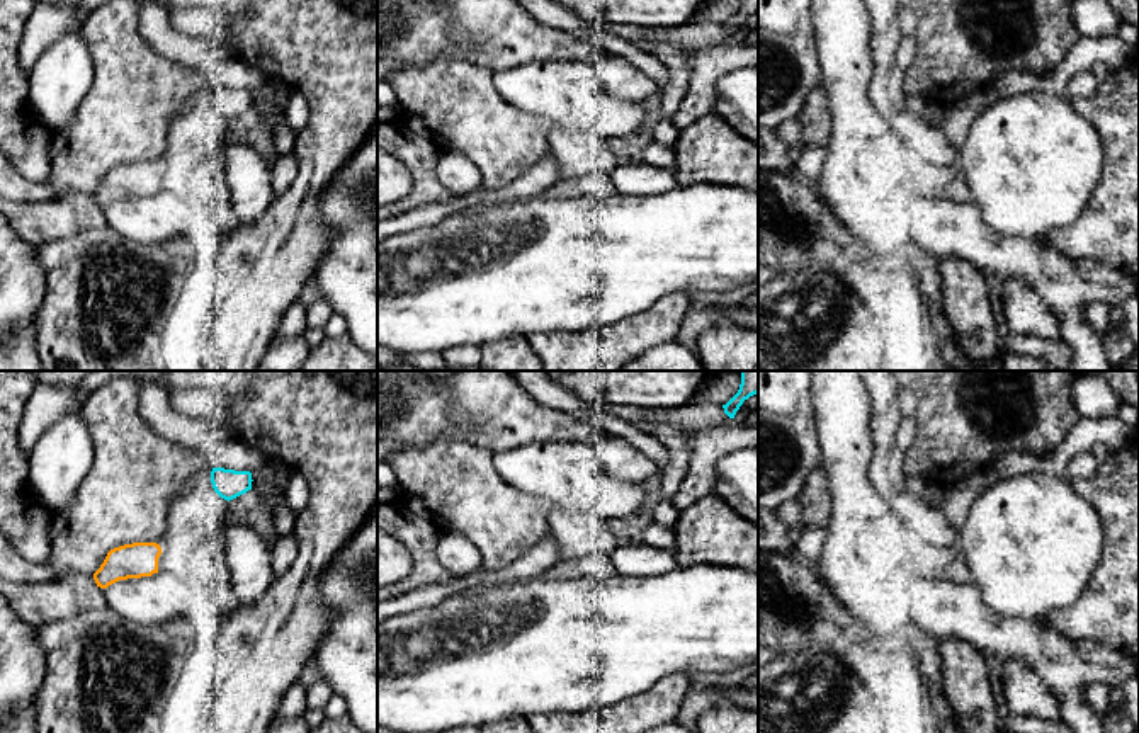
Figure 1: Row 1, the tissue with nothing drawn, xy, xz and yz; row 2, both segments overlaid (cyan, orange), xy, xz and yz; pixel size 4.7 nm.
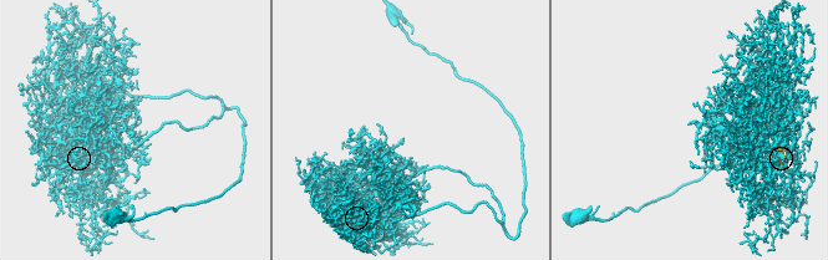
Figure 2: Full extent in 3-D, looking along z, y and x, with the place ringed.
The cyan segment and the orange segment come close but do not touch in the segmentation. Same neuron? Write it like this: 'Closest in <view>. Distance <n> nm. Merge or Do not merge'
Closest in xy. Distance 360 nm. Do not merge

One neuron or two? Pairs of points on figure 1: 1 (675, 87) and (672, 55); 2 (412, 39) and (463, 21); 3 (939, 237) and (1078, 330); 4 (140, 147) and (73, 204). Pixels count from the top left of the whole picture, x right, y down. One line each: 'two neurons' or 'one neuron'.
1: one neuron
2: one neuron
3: one neuron
4: one neuron

